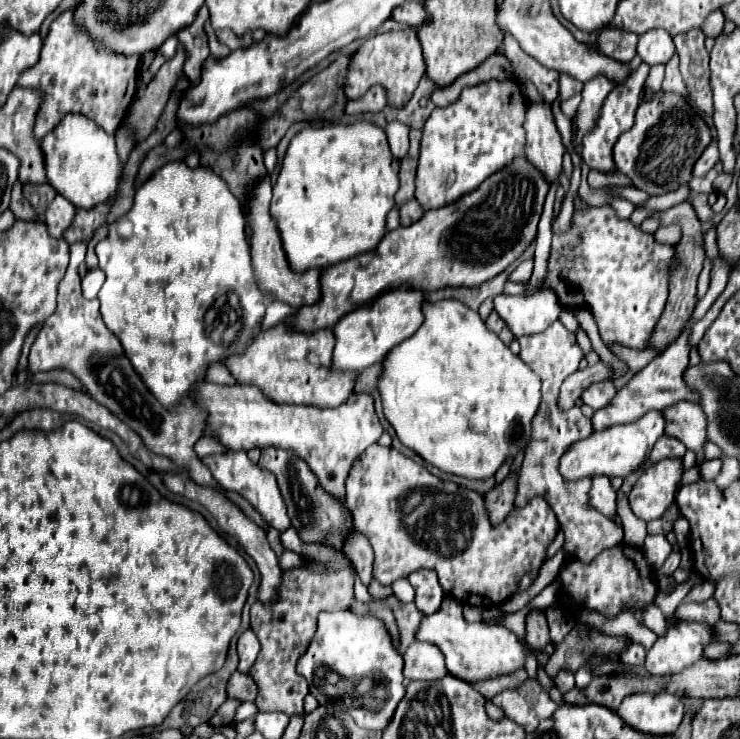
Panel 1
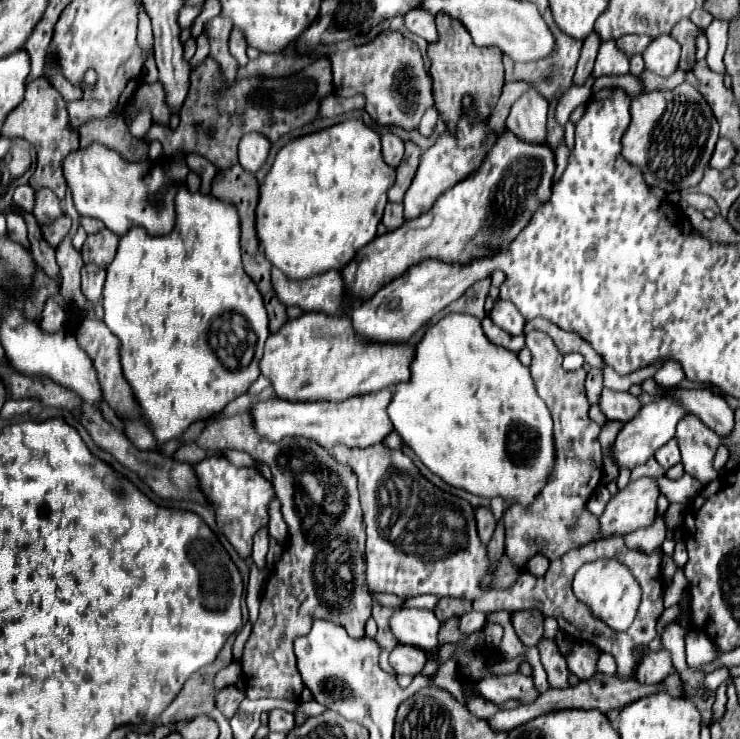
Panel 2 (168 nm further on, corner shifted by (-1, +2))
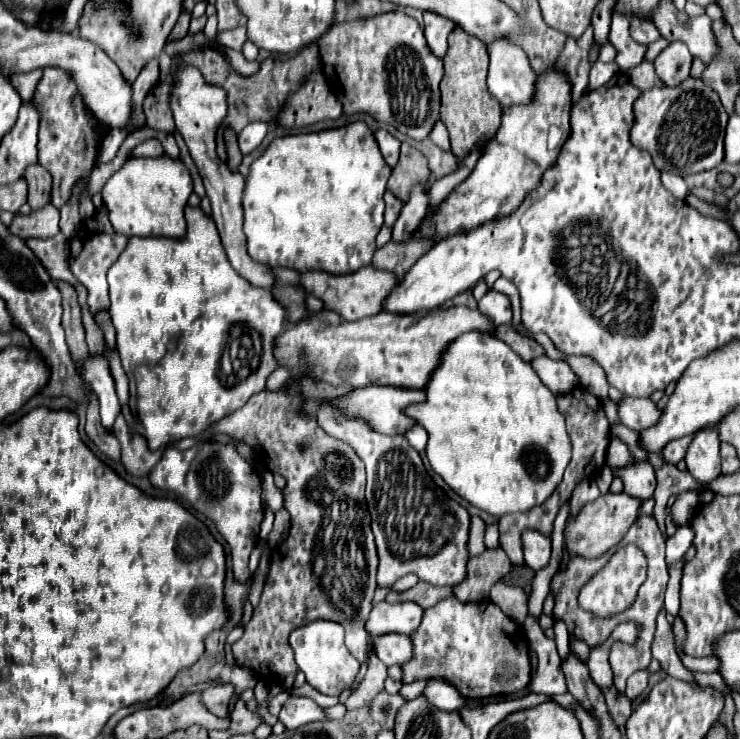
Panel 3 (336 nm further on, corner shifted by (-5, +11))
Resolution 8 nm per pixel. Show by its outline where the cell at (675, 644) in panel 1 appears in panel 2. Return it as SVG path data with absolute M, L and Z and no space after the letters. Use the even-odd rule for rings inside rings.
M666 649L646 651L644 657L642 657L642 661L640 661L640 665L638 665L636 677L638 677L638 681L650 685L650 683L662 681L672 671L674 671L674 665L672 665L670 651L666 651Z

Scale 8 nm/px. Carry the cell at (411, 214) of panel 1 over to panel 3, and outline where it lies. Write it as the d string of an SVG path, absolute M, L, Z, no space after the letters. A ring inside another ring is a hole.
M386 192L386 194L384 194L384 202L386 202L386 214L384 214L384 218L386 218L386 226L392 228L394 222L398 220L398 216L400 216L400 210L402 210L404 202L398 200L392 192Z

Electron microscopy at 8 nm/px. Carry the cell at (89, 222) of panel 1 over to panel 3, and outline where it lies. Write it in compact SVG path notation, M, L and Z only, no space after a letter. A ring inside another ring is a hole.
M48 204L36 212L30 212L28 216L16 214L12 224L8 226L8 230L14 236L20 236L22 240L50 238L50 236L56 236L60 232L58 220L60 220L60 212L52 204Z

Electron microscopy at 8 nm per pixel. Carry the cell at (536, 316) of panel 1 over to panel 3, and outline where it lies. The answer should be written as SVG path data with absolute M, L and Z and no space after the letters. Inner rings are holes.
M488 290L482 300L478 300L478 310L492 318L496 326L510 326L512 324L512 310L510 310L510 300L506 294Z

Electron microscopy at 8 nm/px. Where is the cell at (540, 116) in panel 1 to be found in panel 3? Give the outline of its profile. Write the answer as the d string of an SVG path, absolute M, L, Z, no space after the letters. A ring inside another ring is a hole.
M512 40L486 42L490 58L488 90L502 106L528 104L536 90L536 74L528 64L526 52Z

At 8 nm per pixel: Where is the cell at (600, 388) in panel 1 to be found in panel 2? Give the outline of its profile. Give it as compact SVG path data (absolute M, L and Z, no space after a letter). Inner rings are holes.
M602 389L598 405L608 419L618 419L624 423L630 421L642 407L634 395L612 391L612 389Z

